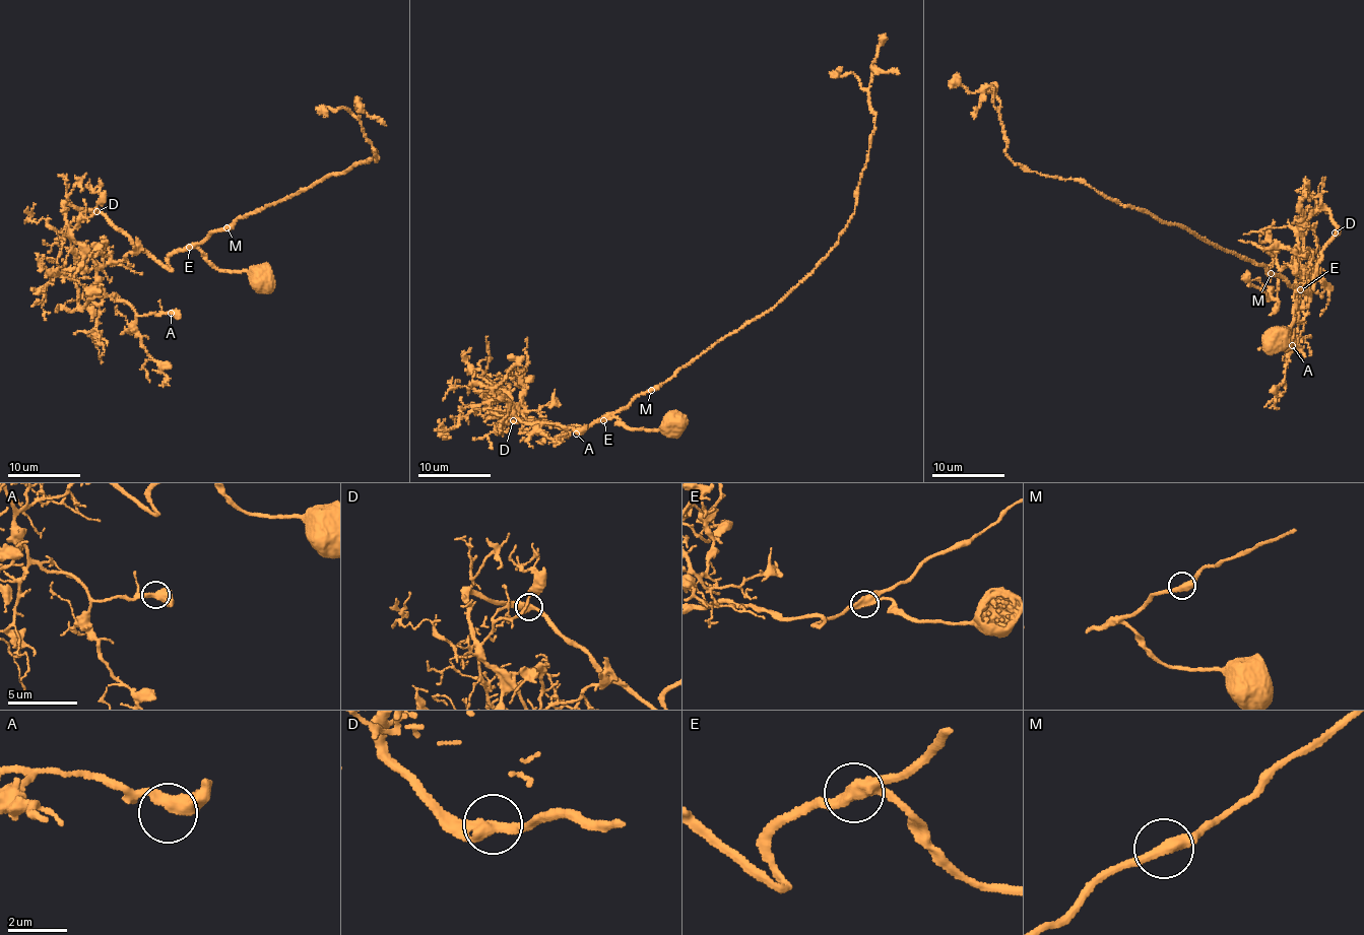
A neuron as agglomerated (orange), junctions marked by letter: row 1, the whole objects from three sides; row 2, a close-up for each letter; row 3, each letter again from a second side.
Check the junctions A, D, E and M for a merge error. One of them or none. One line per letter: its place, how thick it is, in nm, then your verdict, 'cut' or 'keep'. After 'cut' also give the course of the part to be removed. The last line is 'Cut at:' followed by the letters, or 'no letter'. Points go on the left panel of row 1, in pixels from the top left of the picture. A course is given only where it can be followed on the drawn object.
A: place (171, 313); calibre 480 nm; keep
D: place (96, 211); calibre 380 nm; keep
E: place (189, 247); calibre 440 nm; keep
M: place (226, 227); calibre 380 nm; keep
Cut at: no letter

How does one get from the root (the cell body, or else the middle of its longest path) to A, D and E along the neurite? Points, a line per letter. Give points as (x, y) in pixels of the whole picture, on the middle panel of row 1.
A: (673, 424), (602, 417), (579, 432), (499, 419), (485, 392), (509, 394), (522, 422), (576, 433)
D: (673, 424), (670, 417), (657, 429), (629, 427), (614, 417), (602, 417), (579, 432), (580, 425), (513, 420)
E: (673, 424), (670, 417), (657, 429), (629, 427), (614, 417), (603, 419)

